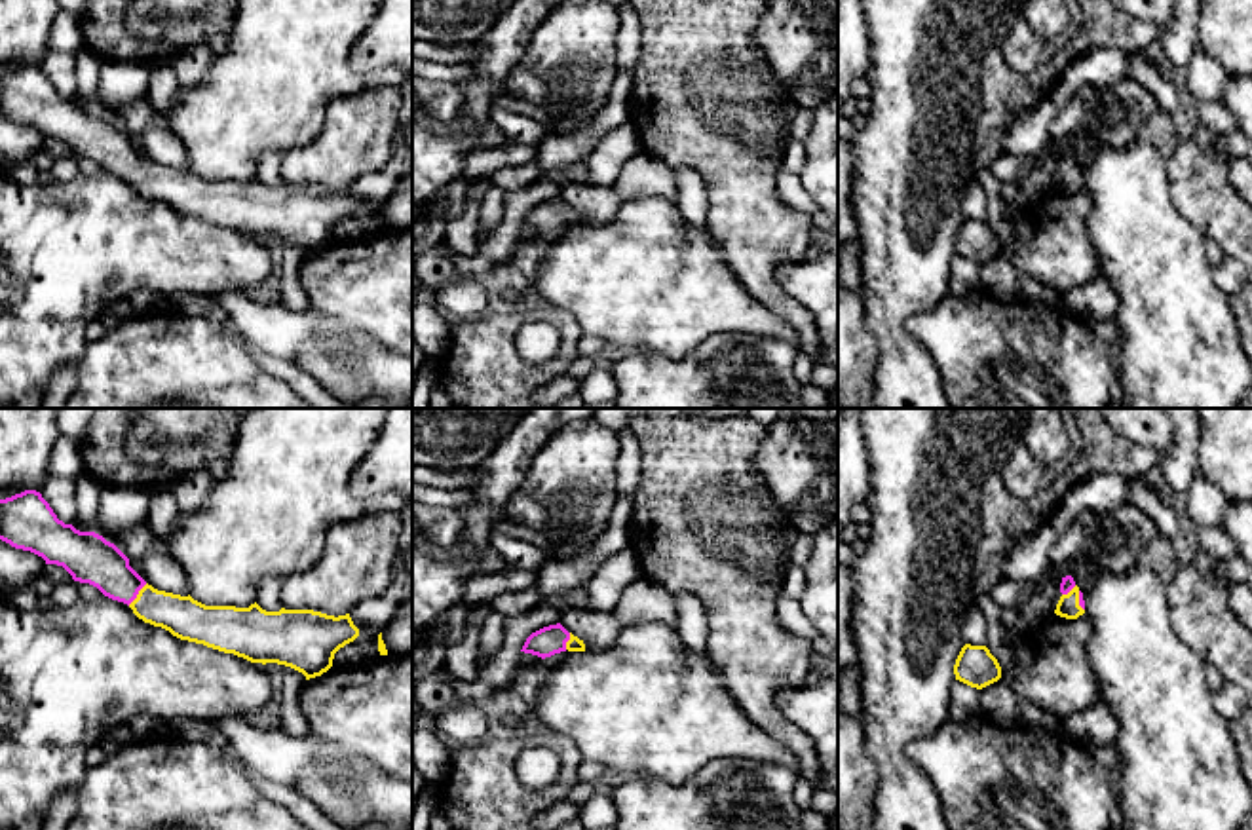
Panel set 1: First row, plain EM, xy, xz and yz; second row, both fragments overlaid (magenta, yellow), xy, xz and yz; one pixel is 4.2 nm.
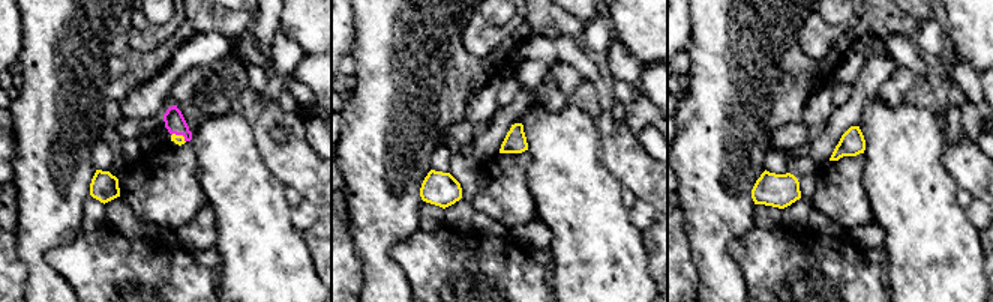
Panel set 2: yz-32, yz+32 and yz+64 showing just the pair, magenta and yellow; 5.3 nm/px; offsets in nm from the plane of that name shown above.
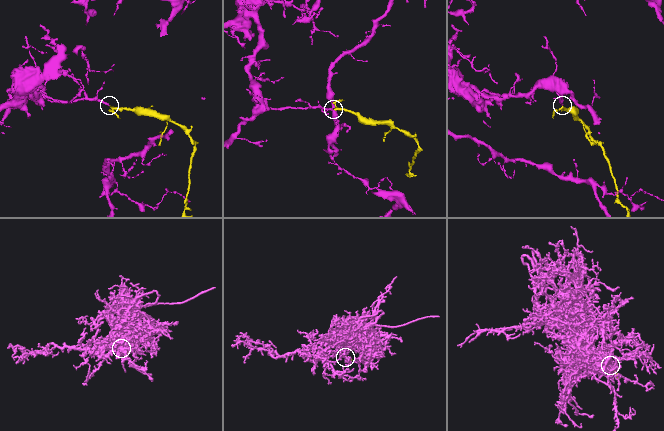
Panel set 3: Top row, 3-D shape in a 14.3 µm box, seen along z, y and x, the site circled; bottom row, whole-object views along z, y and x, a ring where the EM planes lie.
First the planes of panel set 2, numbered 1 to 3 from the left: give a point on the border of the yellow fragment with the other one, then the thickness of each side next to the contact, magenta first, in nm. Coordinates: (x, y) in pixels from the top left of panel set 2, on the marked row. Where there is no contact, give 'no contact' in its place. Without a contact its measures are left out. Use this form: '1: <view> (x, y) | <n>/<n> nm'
1: yz-32 (180, 134) | 110/50 nm
2: no contact
3: no contact

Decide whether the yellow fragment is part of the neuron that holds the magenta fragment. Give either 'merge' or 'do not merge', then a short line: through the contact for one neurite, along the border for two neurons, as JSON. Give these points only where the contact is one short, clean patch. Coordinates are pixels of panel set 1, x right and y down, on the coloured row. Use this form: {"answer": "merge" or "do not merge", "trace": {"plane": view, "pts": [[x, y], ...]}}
{"answer": "merge", "trace": {"plane": "xy", "pts": [[90, 559], [103, 565], [137, 593], [149, 604], [185, 618]]}}

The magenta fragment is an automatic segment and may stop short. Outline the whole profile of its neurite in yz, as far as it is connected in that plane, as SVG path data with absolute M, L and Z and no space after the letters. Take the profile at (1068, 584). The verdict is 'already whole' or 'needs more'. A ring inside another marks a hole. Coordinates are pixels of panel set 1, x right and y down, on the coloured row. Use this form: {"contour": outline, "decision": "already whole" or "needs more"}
{"contour": "M1072 575L1062 577L1060 593L1062 596L1054 610L1056 615L1066 619L1077 619L1085 613L1083 593L1079 591Z", "decision": "needs more"}

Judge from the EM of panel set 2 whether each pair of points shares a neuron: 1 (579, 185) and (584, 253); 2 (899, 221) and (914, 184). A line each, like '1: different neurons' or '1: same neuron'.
1: same neuron
2: same neuron

